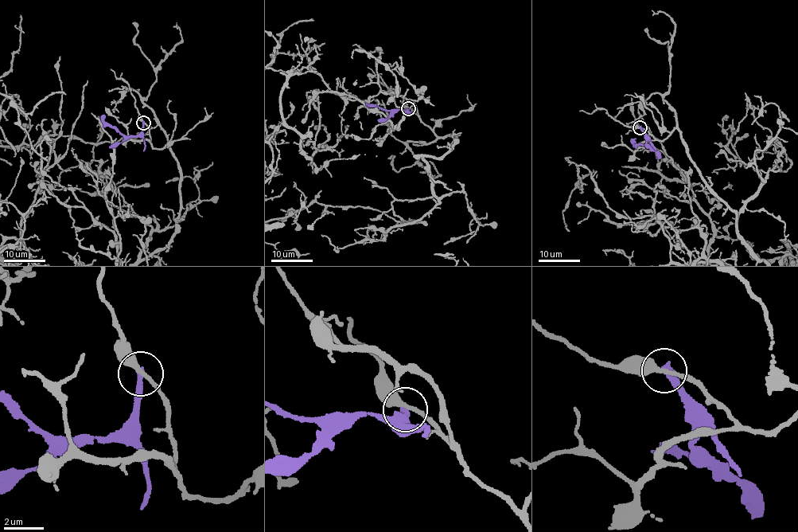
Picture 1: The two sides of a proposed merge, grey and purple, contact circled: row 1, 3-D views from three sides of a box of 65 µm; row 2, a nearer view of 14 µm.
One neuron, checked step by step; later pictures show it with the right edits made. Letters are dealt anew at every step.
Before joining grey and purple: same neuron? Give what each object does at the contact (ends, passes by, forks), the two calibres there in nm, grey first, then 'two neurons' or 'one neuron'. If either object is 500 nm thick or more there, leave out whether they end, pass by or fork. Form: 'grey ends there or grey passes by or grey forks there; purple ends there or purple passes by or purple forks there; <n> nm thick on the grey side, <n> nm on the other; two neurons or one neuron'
grey passes by; purple ends there; 240 nm thick on the grey side, 340 nm on the other; two neurons

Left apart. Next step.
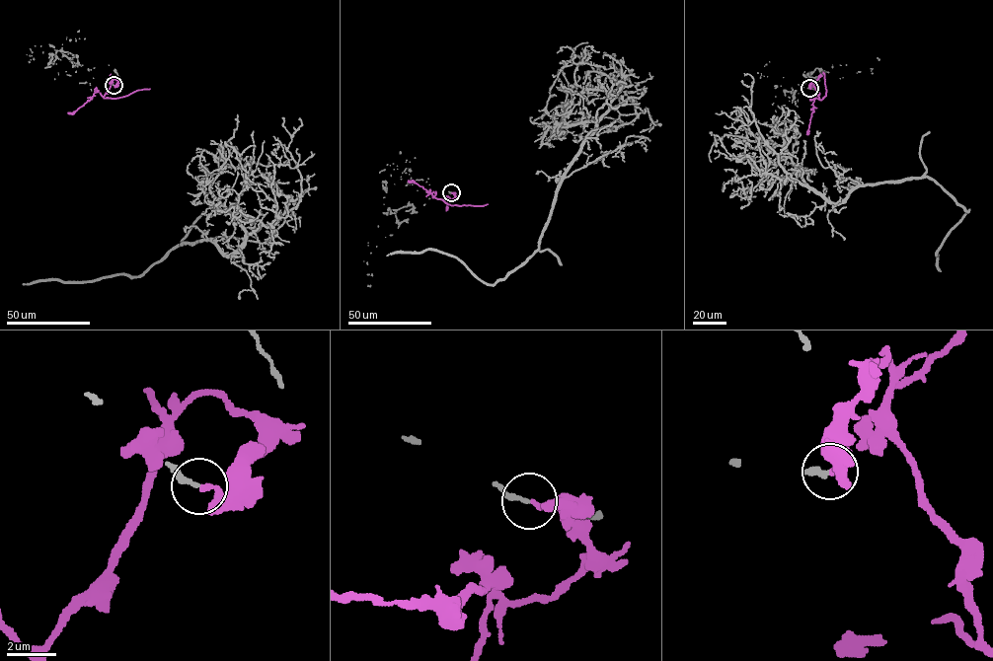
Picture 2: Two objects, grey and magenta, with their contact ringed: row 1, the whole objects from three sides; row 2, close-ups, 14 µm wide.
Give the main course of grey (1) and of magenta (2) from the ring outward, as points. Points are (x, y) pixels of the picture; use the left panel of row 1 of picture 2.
1: (114, 85), (218, 159), (210, 190), (244, 241), (228, 257), (207, 240), (184, 244), (138, 276), (23, 283)
2: (114, 85), (117, 82), (115, 79), (104, 98), (116, 99), (150, 88)

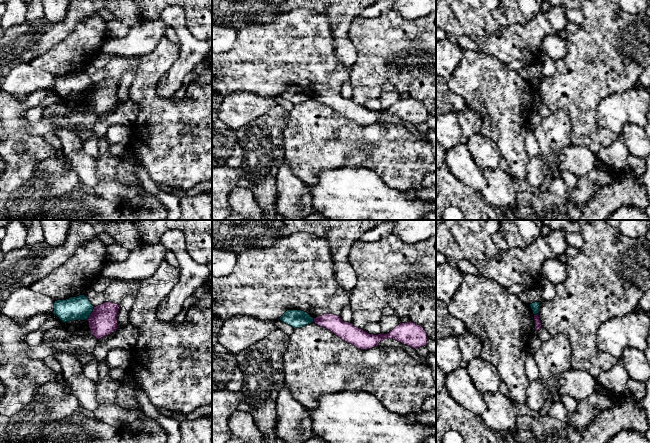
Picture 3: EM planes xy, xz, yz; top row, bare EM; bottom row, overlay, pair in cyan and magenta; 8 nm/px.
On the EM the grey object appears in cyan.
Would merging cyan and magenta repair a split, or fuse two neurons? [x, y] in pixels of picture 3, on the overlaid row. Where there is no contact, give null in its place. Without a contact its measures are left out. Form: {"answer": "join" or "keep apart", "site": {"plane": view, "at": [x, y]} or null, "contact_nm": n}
{"answer": "keep apart", "site": {"plane": "xy", "at": [91, 312]}, "contact_nm": 120}

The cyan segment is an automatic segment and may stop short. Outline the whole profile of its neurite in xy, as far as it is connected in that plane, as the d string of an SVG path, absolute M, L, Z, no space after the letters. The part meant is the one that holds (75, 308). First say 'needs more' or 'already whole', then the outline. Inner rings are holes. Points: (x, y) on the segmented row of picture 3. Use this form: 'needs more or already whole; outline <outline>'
already whole; outline M85 295L57 300L54 303L53 314L63 323L74 320L87 320L93 312L94 306Z

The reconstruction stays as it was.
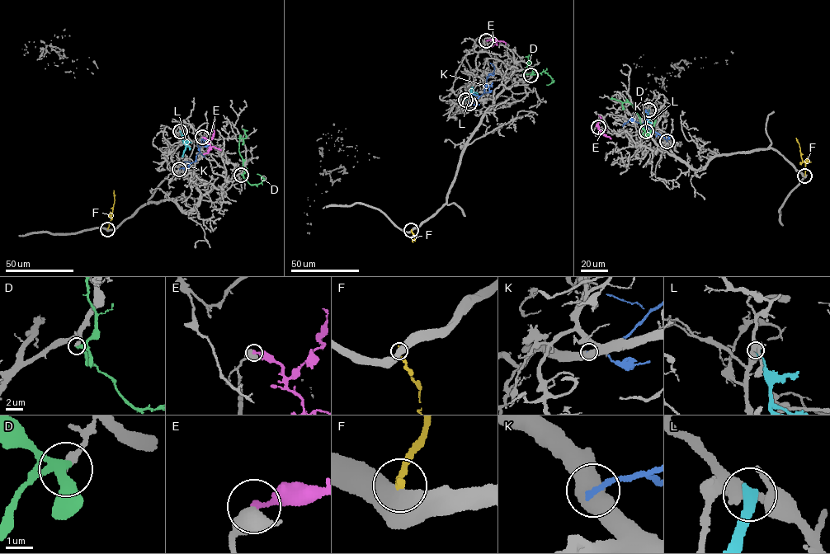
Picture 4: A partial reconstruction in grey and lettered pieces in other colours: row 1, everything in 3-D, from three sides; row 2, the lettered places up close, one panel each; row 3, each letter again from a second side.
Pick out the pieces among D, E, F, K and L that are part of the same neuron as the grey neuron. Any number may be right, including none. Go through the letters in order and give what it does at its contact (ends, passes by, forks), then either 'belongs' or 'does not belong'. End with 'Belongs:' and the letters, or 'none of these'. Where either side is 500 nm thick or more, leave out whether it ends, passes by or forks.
D: it ends; does not belong
E: it ends; does not belong
F: does not belong
K: does not belong
L: it ends; does not belong
Belongs: none of these

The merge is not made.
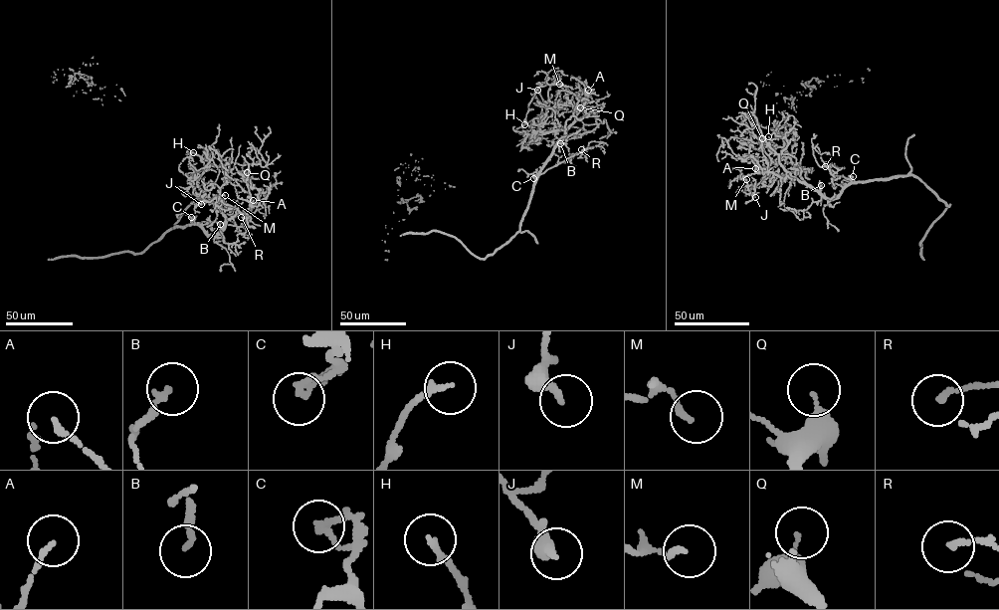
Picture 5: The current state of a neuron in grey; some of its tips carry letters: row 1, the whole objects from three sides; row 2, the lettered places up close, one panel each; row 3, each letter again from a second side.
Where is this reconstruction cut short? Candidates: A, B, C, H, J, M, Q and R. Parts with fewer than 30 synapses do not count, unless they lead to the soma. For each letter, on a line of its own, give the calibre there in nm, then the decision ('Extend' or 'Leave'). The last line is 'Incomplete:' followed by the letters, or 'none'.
A: Thickness 150 nm. Leave
B: Thickness 160 nm. Leave
C: Thickness 160 nm. Leave
H: Thickness 170 nm. Leave
J: Thickness 280 nm. Leave
M: Thickness 150 nm. Leave
Q: Thickness 280 nm. Leave
R: Thickness 160 nm. Leave
Incomplete: none

